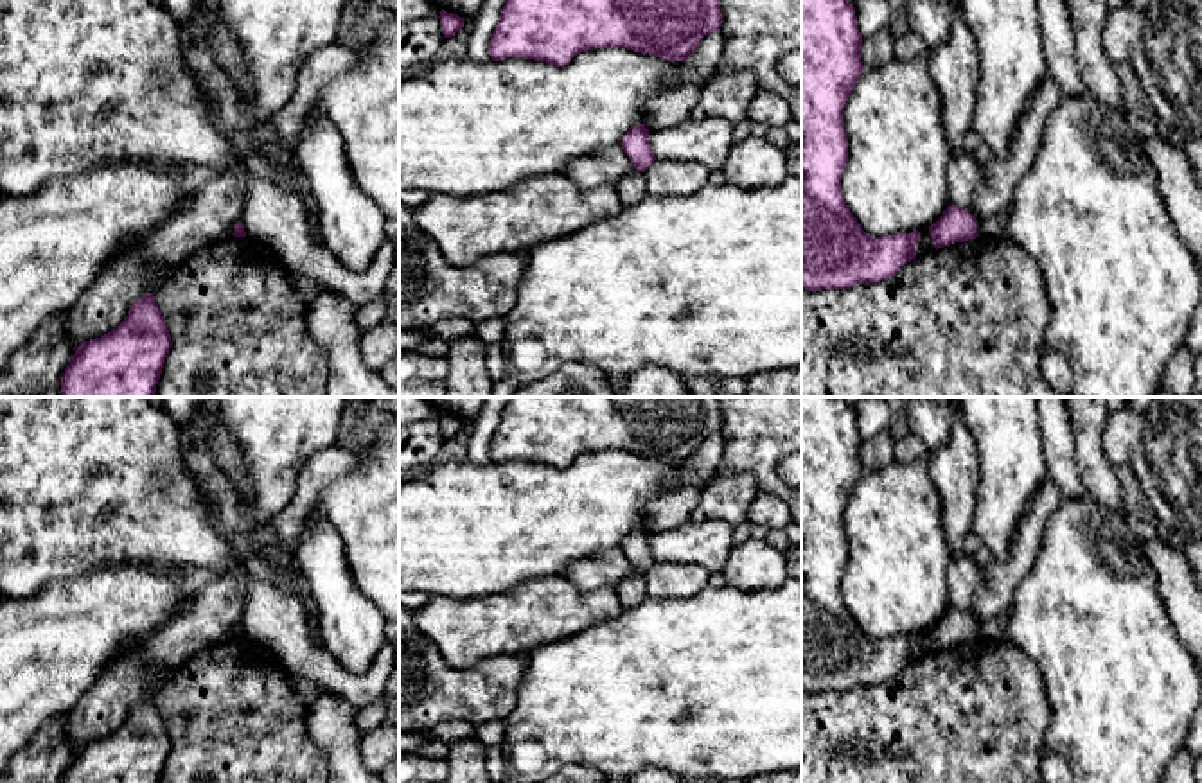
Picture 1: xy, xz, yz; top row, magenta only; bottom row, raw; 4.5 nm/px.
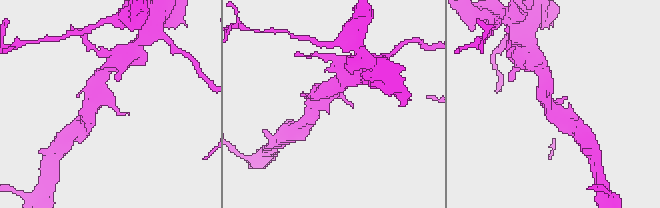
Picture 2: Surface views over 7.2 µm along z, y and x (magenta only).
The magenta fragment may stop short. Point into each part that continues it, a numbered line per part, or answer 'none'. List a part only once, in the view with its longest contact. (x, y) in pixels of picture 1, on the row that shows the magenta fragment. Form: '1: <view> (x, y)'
none

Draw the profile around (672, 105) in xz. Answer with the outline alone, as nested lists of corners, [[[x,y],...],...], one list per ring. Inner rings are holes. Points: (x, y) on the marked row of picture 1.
[[[713,31],[703,38],[694,54],[686,59],[679,81],[665,86],[649,99],[645,115],[645,128],[649,131],[690,120],[690,111],[697,104],[703,86],[717,74],[722,52],[722,31]]]

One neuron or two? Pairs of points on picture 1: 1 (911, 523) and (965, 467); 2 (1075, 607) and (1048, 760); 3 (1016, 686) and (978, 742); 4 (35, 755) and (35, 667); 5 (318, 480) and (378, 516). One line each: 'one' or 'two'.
1: two
2: two
3: one
4: two
5: two

